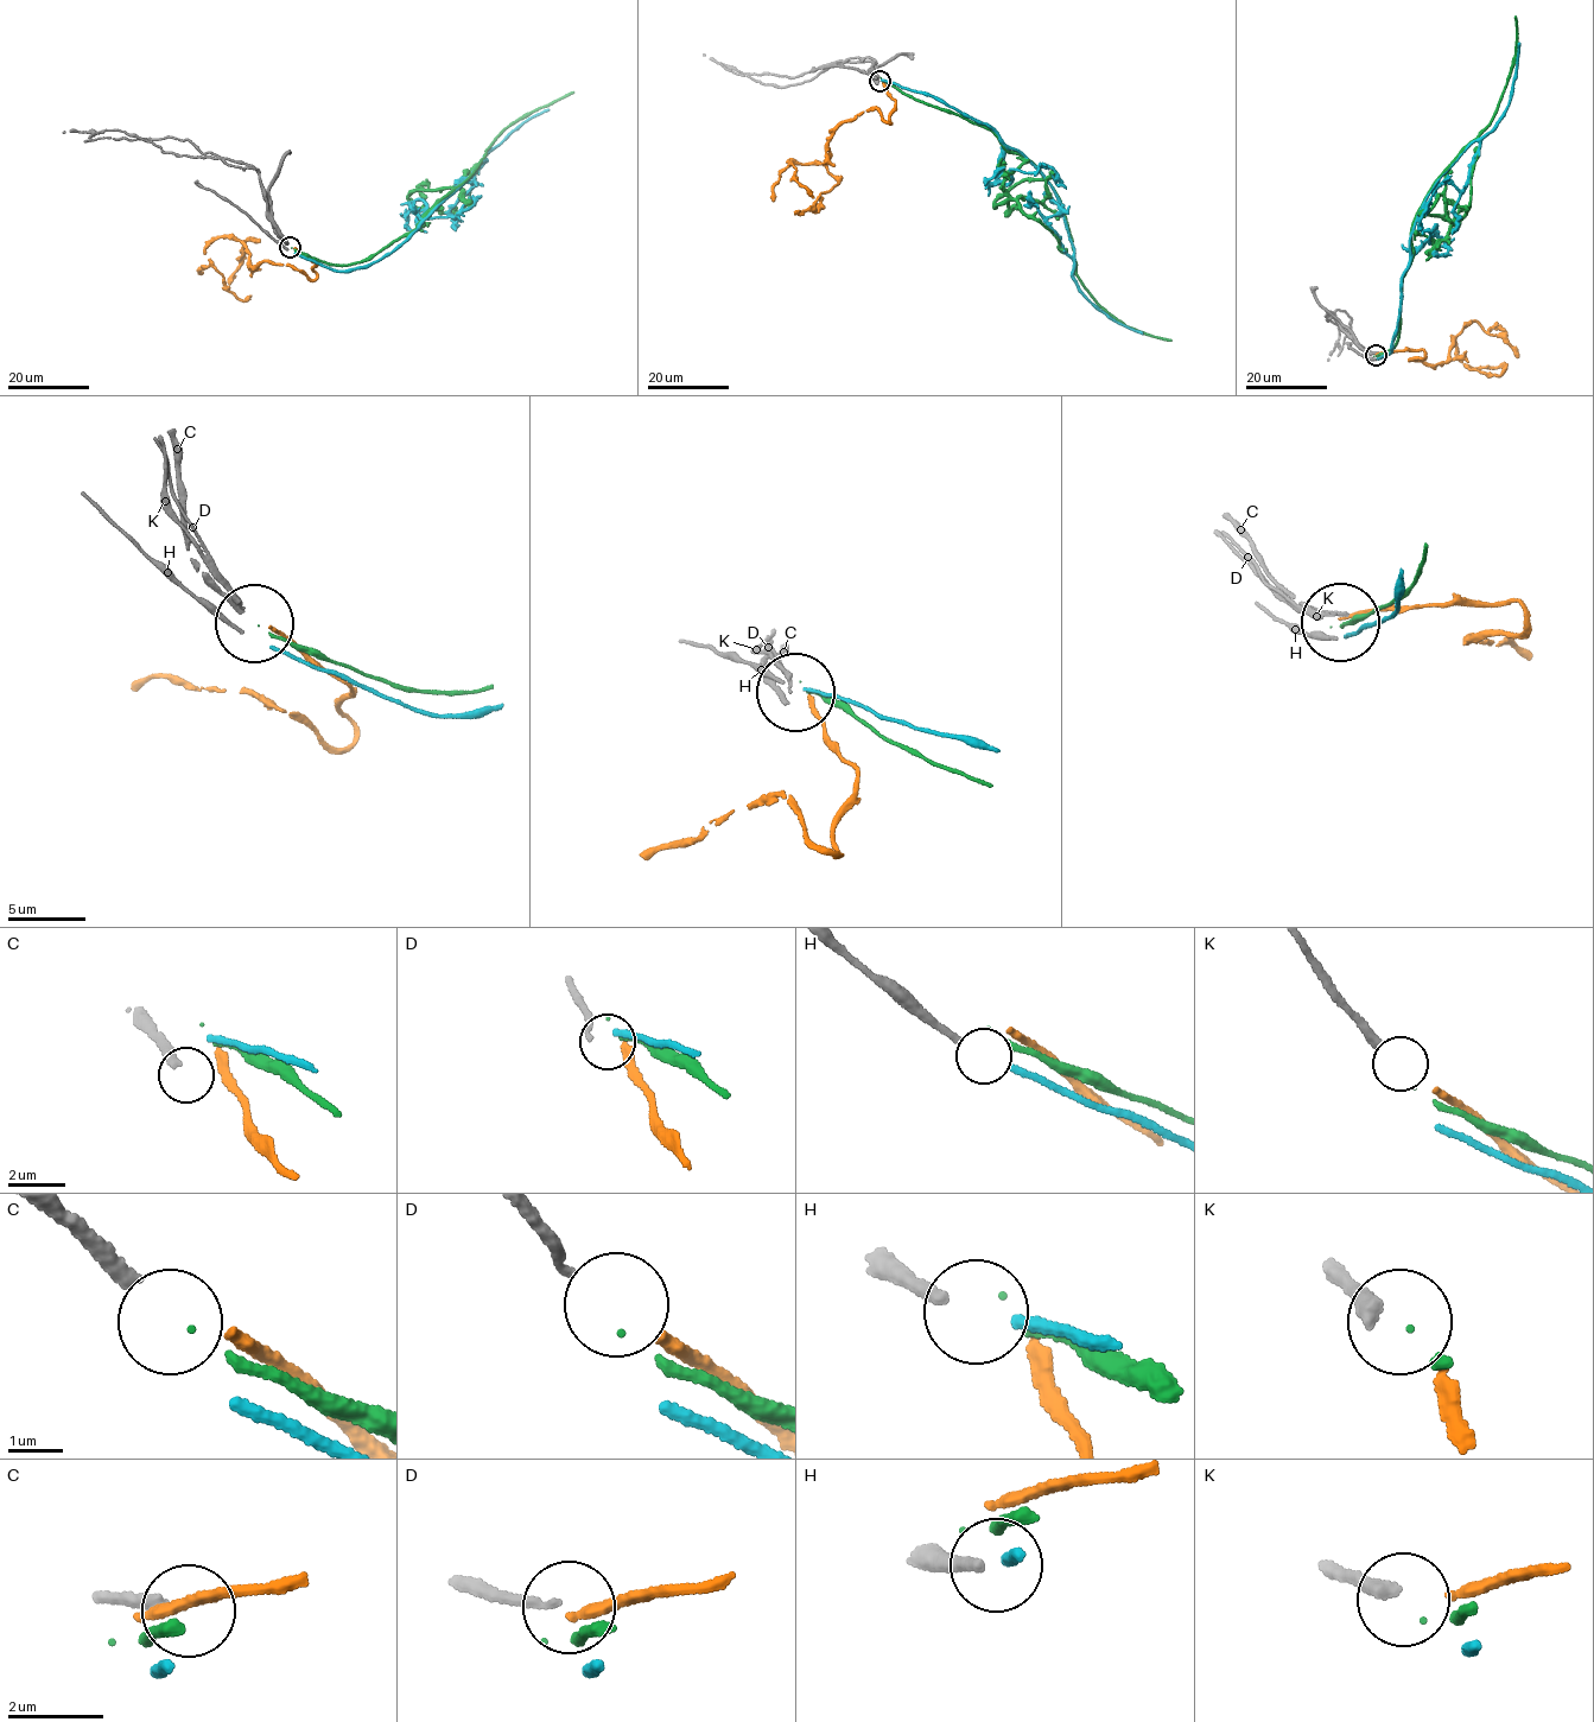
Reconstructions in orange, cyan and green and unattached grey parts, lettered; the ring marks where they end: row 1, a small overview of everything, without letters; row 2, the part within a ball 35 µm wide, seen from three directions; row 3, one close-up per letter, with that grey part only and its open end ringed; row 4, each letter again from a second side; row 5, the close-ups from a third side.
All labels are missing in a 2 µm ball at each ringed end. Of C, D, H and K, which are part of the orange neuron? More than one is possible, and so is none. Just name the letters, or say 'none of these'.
D

